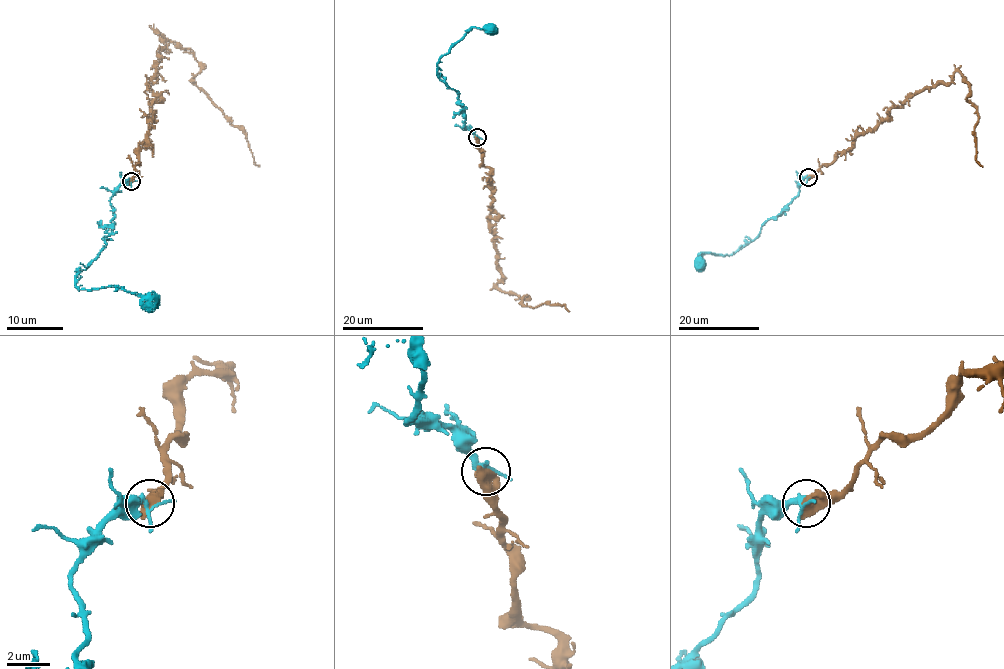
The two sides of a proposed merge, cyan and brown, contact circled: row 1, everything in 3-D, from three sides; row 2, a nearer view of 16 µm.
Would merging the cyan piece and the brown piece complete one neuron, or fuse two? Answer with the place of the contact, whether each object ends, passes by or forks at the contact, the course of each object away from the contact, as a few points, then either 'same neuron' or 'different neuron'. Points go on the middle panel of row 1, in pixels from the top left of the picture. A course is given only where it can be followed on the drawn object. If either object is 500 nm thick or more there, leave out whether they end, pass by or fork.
place (477, 137); course cyan (476, 137), (470, 129), (462, 128), (465, 118), (459, 94), (439, 78), (437, 62), (473, 27), (492, 30); course brown (477, 137), (498, 215), (490, 221), (497, 287), (532, 307), (569, 311); different neuron

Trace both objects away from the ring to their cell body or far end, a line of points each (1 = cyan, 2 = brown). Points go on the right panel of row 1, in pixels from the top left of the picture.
1: (808, 177), (800, 180), (799, 193), (749, 243), (730, 255), (701, 253), (701, 265)
2: (808, 177), (872, 131), (892, 107), (924, 88), (950, 84), (958, 71), (978, 117), (975, 160), (982, 167)

